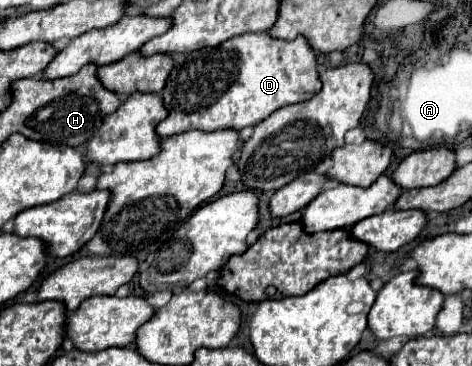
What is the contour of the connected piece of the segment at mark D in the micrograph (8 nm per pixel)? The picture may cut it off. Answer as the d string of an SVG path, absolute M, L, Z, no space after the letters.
M243 33L219 47L175 53L173 59L177 63L175 71L171 71L161 93L169 109L169 117L157 127L161 137L189 129L239 131L247 125L257 125L285 105L307 101L321 91L317 55L301 35L295 41L283 41L273 39L269 33Z

